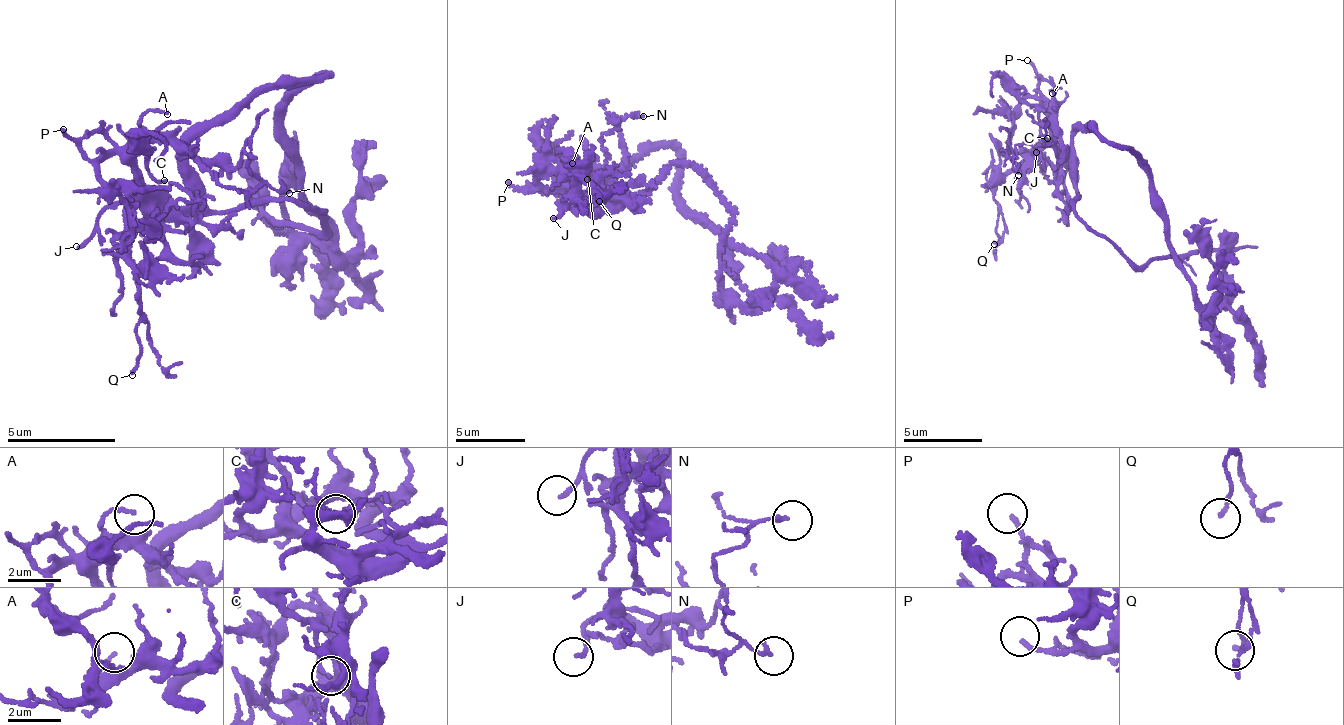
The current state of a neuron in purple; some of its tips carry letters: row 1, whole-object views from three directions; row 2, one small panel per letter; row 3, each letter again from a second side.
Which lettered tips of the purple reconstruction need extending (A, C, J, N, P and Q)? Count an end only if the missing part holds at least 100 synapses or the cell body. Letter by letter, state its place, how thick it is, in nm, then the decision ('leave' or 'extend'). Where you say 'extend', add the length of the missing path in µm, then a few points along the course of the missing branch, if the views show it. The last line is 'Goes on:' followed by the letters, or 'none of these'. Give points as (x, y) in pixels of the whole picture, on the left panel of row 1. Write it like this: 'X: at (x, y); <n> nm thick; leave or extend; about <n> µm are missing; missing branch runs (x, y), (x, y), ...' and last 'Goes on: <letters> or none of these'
A: at (167, 114); 130 nm thick; leave
C: at (164, 180); 120 nm thick; leave
J: at (76, 246); 170 nm thick; leave
N: at (289, 193); 140 nm thick; leave
P: at (63, 129); 160 nm thick; leave
Q: at (132, 375); 140 nm thick; leave
Goes on: none of these

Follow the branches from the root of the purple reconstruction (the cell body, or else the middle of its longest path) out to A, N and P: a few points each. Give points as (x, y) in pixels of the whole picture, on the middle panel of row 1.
A: (695, 170), (667, 166), (646, 190), (611, 203), (588, 199), (562, 181), (572, 163)
N: (695, 170), (667, 166), (646, 190), (611, 203), (566, 185), (605, 164), (605, 133), (627, 116), (643, 116)
P: (695, 170), (667, 166), (646, 190), (611, 203), (588, 199), (576, 192), (528, 190), (508, 182)

